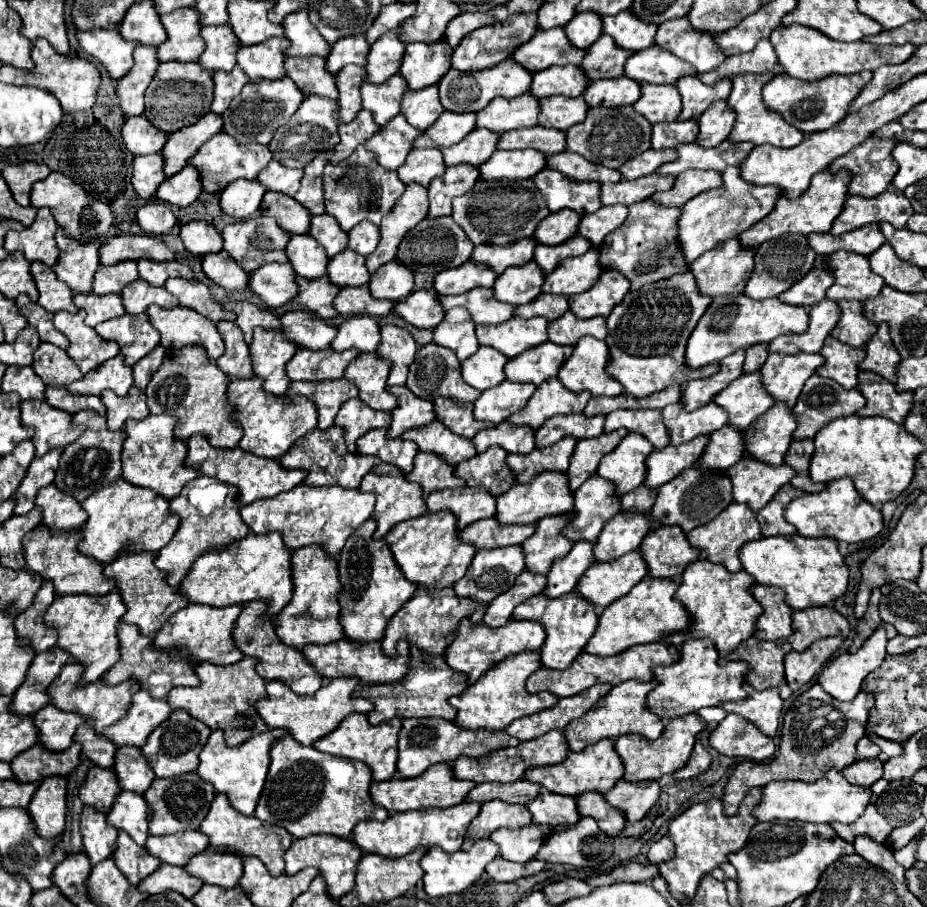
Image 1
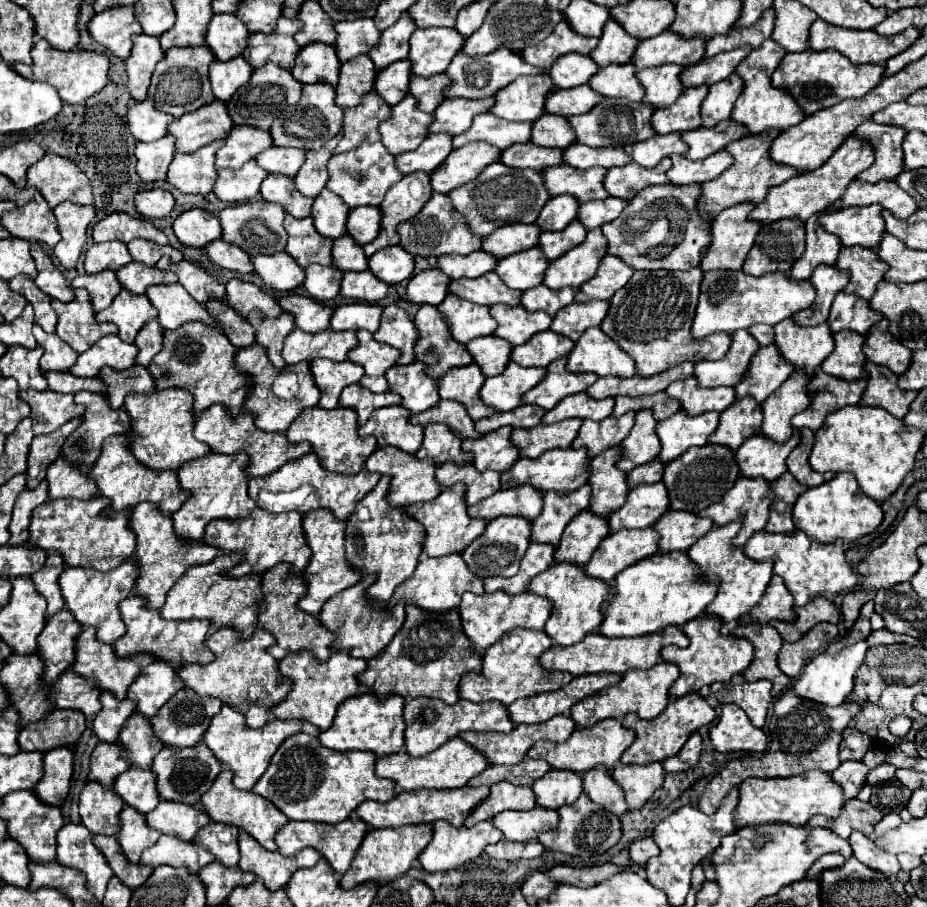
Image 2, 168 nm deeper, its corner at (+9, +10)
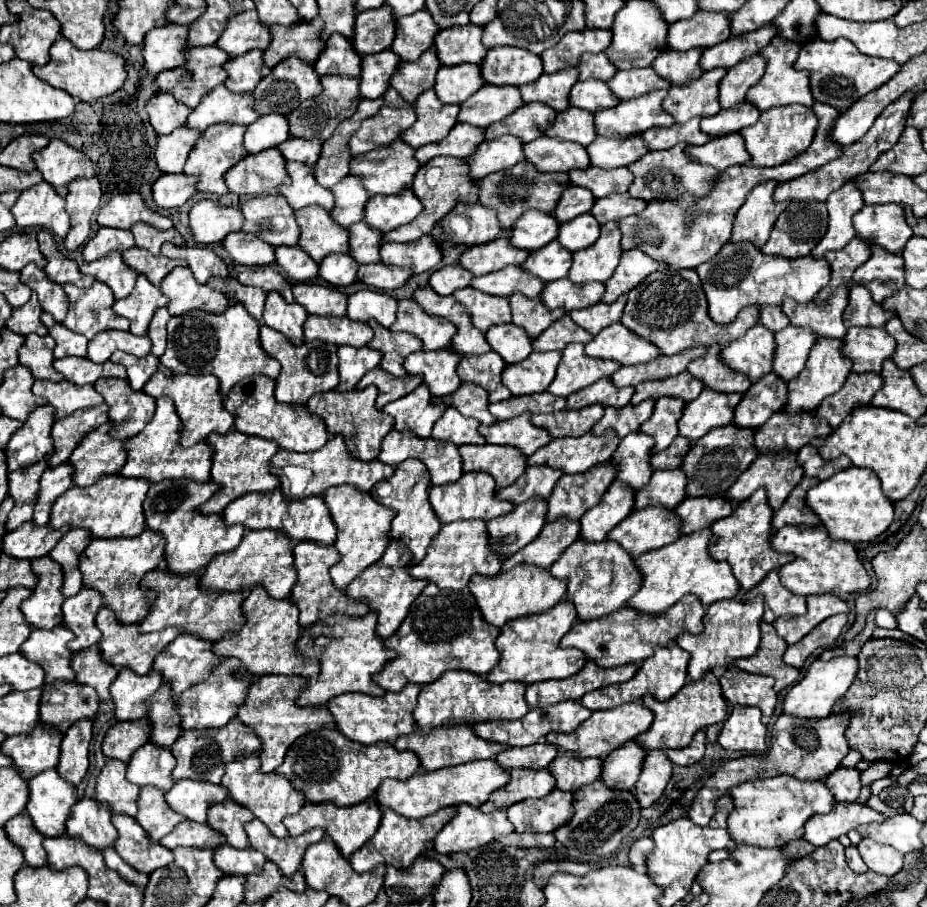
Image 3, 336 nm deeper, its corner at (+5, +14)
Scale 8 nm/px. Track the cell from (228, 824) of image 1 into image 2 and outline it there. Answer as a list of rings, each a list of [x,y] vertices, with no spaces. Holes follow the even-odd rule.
[[[221,771],[219,777],[213,781],[211,789],[201,797],[201,807],[209,815],[213,823],[223,823],[223,825],[233,825],[239,831],[249,833],[261,847],[267,851],[277,851],[275,843],[275,833],[289,821],[271,801],[255,795],[253,791],[239,791],[231,785],[233,773],[231,771]]]

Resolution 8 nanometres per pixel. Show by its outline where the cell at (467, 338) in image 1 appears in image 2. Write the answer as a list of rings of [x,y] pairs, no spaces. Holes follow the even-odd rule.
[[[447,295],[437,307],[445,325],[451,329],[451,337],[457,343],[467,343],[475,337],[491,335],[497,323],[489,315],[489,307],[479,307],[457,295]]]

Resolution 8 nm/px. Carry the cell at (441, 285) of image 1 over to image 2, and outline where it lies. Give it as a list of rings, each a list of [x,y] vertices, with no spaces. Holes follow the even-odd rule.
[[[475,251],[469,255],[443,255],[437,259],[437,267],[449,277],[449,279],[461,279],[461,277],[479,277],[487,271],[493,271],[497,265],[497,259],[485,251]]]

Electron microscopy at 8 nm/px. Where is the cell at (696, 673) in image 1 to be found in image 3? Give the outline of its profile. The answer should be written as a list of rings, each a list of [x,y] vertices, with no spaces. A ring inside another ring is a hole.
[[[755,597],[751,601],[724,599],[710,605],[703,619],[703,633],[693,635],[683,631],[677,637],[677,645],[691,653],[689,661],[689,677],[697,681],[703,677],[705,671],[713,669],[715,665],[733,663],[739,657],[751,657],[759,647],[759,623],[763,617],[763,597]]]

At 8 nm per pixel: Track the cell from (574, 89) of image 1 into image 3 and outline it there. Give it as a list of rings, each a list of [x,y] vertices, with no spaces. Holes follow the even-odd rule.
[[[585,53],[579,63],[579,79],[593,79],[593,77],[607,77],[607,81],[617,73],[617,67],[607,61],[605,53]]]

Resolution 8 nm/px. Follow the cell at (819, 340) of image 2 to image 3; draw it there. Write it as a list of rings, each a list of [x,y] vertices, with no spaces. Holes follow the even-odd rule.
[[[851,283],[835,289],[831,301],[823,301],[823,305],[815,305],[815,301],[799,305],[787,299],[783,301],[783,313],[793,325],[811,327],[819,337],[845,337],[847,327],[843,325],[843,311],[847,307],[849,287]]]

